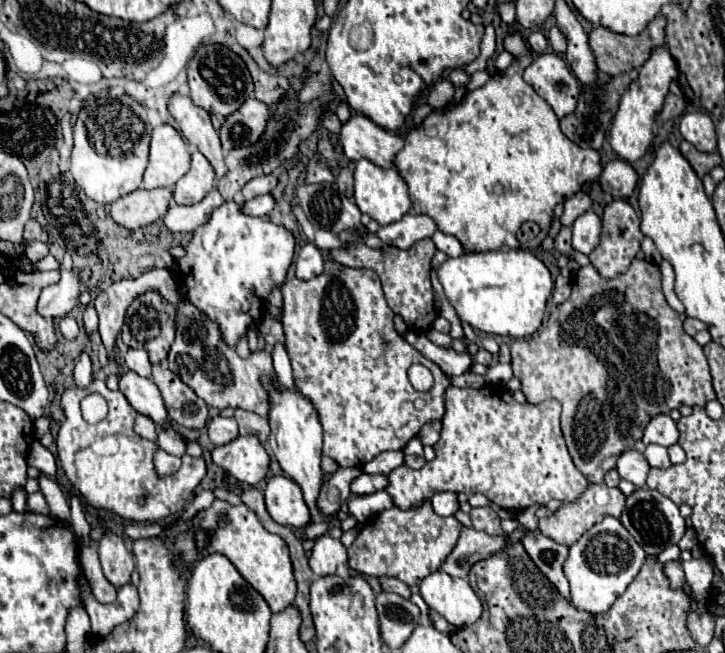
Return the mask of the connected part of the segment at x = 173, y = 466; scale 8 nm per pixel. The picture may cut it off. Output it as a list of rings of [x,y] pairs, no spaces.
[[[160,449],[160,451],[156,453],[156,457],[154,457],[154,467],[156,467],[156,471],[158,471],[160,477],[168,477],[168,475],[172,475],[172,473],[178,471],[180,459]]]

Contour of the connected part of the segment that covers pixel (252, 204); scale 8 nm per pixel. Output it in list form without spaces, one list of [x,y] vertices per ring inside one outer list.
[[[260,195],[242,203],[242,213],[252,215],[252,217],[266,217],[272,209],[274,209],[272,195]]]

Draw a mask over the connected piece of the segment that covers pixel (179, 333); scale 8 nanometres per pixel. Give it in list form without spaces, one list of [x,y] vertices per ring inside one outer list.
[[[184,299],[178,303],[176,313],[176,337],[168,353],[168,367],[180,367],[178,377],[200,397],[208,407],[226,409],[226,407],[242,407],[246,411],[254,411],[262,417],[268,417],[268,393],[260,383],[260,375],[274,375],[272,357],[266,351],[252,351],[246,359],[242,359],[218,331],[218,325],[202,315],[192,303]]]

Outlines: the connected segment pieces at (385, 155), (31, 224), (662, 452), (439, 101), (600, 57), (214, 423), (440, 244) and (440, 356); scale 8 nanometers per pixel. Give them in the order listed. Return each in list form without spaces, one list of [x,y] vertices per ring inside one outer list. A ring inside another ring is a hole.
[[[360,113],[342,125],[340,145],[350,161],[368,159],[374,165],[388,169],[394,165],[396,153],[404,147],[404,139],[378,127],[374,121]]]
[[[30,219],[28,223],[26,223],[26,231],[24,231],[24,237],[26,239],[40,239],[40,241],[48,241],[48,237],[46,237],[46,231],[34,221],[34,219]]]
[[[648,445],[646,451],[644,451],[644,457],[648,459],[650,467],[670,467],[670,459],[668,459],[668,449],[662,447],[662,445]]]
[[[440,81],[434,85],[430,97],[428,97],[428,105],[432,107],[432,111],[440,111],[454,95],[454,87],[450,81]]]
[[[656,15],[648,27],[634,35],[634,37],[628,37],[628,35],[620,35],[620,33],[614,33],[606,27],[594,27],[590,33],[588,33],[588,39],[590,39],[590,47],[594,51],[594,57],[596,57],[596,67],[608,75],[622,75],[630,69],[638,69],[644,65],[644,61],[650,57],[650,51],[652,47],[656,45],[662,45],[666,41],[664,37],[664,27],[666,27],[666,19],[662,15]]]
[[[212,417],[208,423],[208,437],[216,447],[226,445],[238,437],[238,425],[232,417]]]
[[[436,231],[436,233],[432,235],[432,241],[434,241],[434,245],[438,247],[438,251],[444,251],[448,257],[458,257],[458,255],[464,253],[462,243],[460,243],[454,235],[446,235],[446,233],[442,233],[442,231]]]
[[[410,331],[406,335],[406,341],[416,347],[424,357],[432,359],[446,375],[450,377],[456,377],[456,375],[462,375],[470,369],[472,365],[472,357],[468,353],[456,353],[452,347],[440,347],[436,343],[432,343],[426,335],[422,333],[416,333],[416,331]]]

